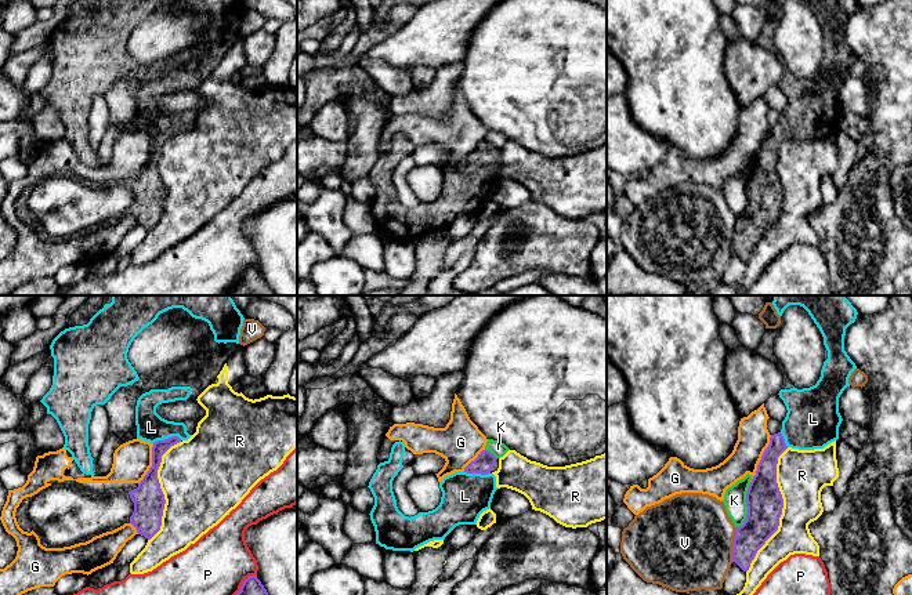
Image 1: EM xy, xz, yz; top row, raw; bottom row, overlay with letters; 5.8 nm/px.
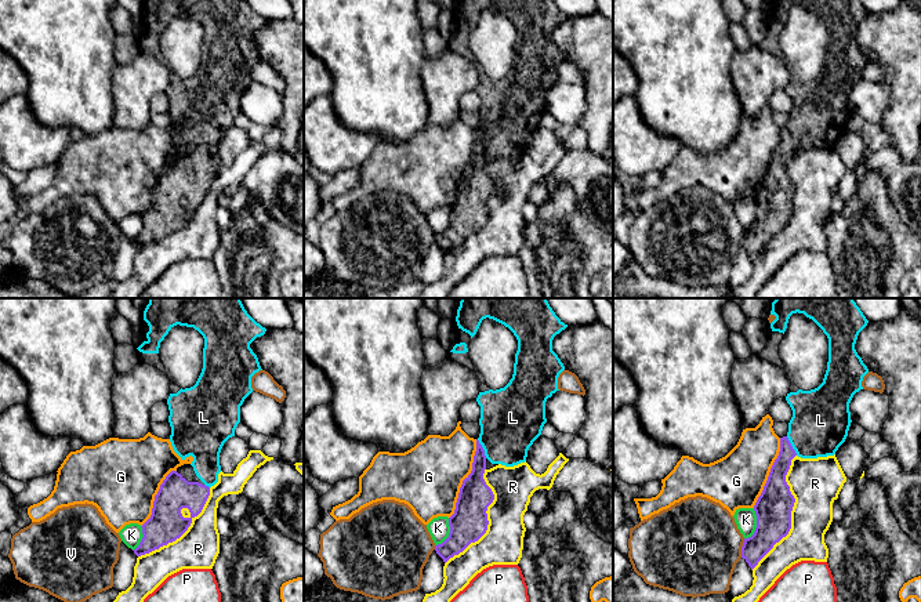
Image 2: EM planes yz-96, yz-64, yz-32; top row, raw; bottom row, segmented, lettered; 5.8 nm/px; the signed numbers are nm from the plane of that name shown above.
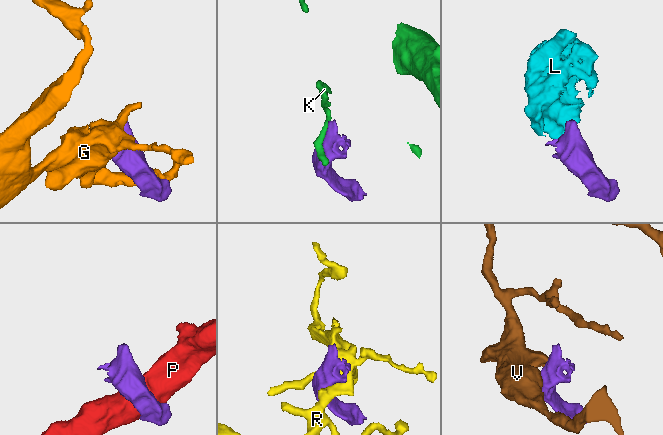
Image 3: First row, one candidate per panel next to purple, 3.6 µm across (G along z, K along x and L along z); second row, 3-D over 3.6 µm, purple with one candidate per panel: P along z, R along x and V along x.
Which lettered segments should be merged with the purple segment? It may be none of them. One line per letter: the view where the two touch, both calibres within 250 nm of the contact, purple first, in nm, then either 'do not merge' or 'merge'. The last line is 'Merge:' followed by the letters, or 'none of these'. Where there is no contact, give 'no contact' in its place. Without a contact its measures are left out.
G: yz | 220/190 nm | do not merge
K: yz | 220/130 nm | do not merge
L: xy | 80/170 nm | merge
P: xy | 110/360 nm | do not merge
R: yz | 220/280 nm | do not merge
V: yz | 190/480 nm | do not merge
Merge: L

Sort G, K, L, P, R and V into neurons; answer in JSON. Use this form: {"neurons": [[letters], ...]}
{"neurons": [["G"], ["K"], ["L"], ["P"], ["R"], ["V"]]}

